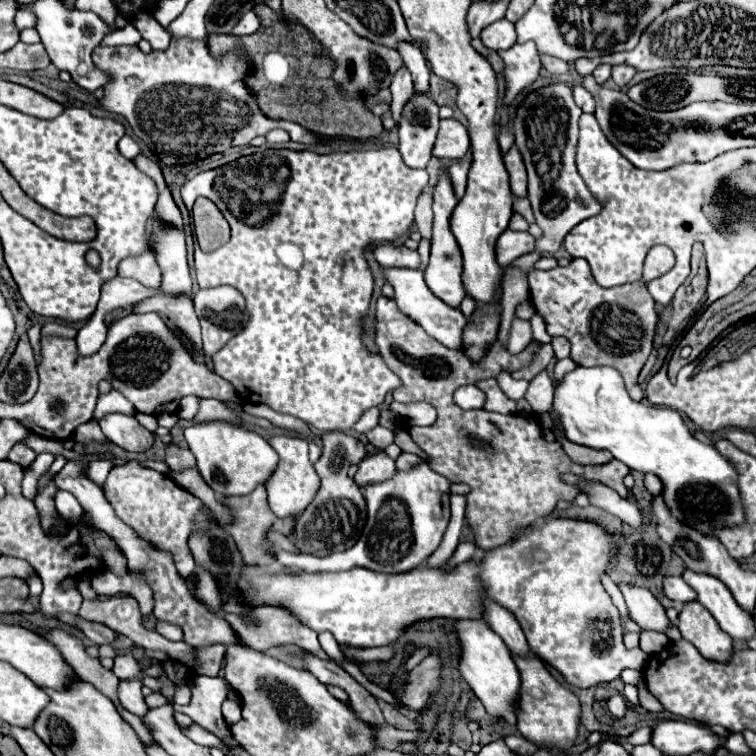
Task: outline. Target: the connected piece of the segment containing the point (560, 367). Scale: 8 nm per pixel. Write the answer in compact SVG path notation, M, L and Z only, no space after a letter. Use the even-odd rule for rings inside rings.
M571 358L557 360L557 364L555 364L555 380L563 380L563 376L565 376L567 372L571 372L575 366L577 366L577 364L575 364Z

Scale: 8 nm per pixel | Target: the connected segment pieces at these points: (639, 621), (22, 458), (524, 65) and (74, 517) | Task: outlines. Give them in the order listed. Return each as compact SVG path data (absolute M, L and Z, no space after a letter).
M619 584L629 618L641 628L641 630L653 630L653 632L667 632L671 628L671 620L665 614L665 608L659 604L659 600L647 590L633 584Z
M17 444L17 446L9 452L7 458L9 458L11 462L27 468L27 466L31 466L31 462L35 460L35 456L37 456L37 454L35 454L31 448L25 448L25 444Z
M533 42L525 44L513 44L509 50L499 52L505 62L505 80L507 80L507 94L505 94L505 106L515 100L515 96L533 84L533 80L539 76L541 60L539 52Z
M59 490L55 496L55 504L57 504L59 516L63 520L67 520L69 524L77 524L77 520L81 520L81 516L83 516L81 504L77 502L77 498L73 498L73 494Z

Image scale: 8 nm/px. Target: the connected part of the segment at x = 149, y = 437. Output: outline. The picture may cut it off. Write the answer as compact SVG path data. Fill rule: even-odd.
M107 414L99 424L103 434L127 452L147 452L155 442L155 434L143 428L133 416Z

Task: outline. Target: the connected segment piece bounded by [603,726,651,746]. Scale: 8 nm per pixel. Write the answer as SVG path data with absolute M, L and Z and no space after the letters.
M645 726L645 728L637 728L635 734L631 734L631 736L607 736L607 738L603 738L603 740L613 740L613 742L621 742L621 744L637 746L637 744L645 744L645 742L649 742L649 736L651 736L651 730Z

